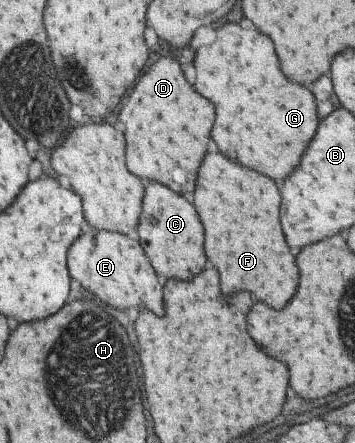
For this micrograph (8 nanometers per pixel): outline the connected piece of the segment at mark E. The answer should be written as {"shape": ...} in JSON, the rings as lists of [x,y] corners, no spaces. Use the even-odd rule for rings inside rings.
{"shape":[[[90,228],[72,244],[68,252],[68,270],[70,276],[78,280],[84,290],[92,292],[98,300],[116,310],[138,306],[148,308],[156,316],[164,316],[162,284],[158,282],[150,260],[136,240],[130,240],[120,233],[98,232],[95,228]]]}

